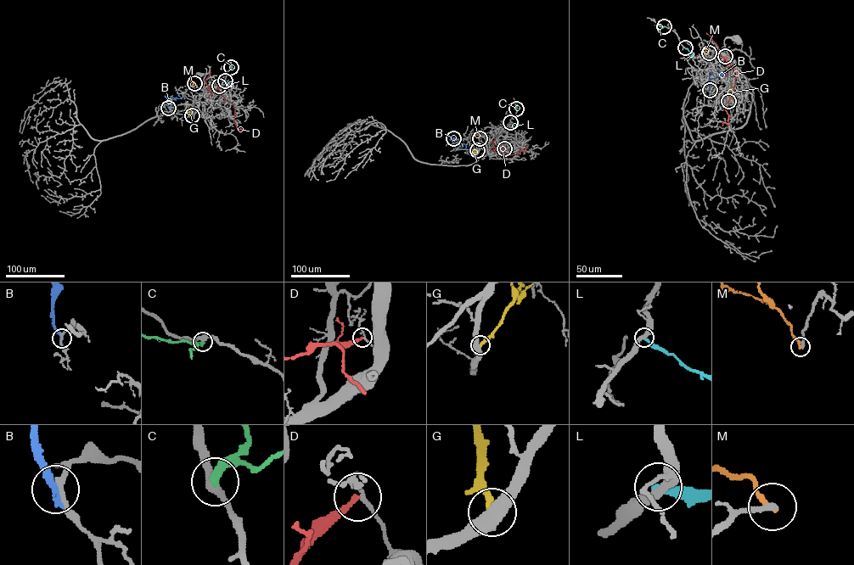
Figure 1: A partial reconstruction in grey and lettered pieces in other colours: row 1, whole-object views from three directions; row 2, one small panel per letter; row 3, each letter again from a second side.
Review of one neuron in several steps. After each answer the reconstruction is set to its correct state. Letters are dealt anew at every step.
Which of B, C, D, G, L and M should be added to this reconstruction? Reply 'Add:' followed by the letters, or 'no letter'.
Add: no letter

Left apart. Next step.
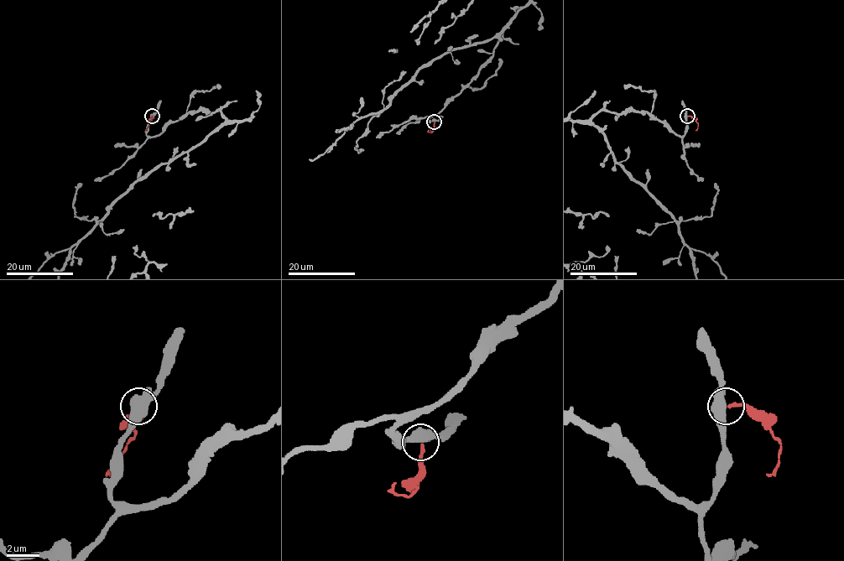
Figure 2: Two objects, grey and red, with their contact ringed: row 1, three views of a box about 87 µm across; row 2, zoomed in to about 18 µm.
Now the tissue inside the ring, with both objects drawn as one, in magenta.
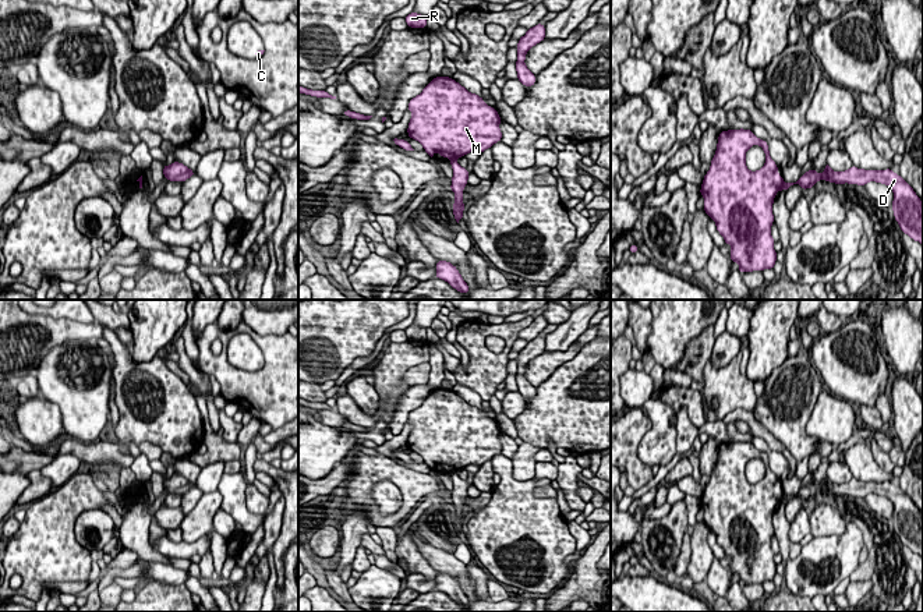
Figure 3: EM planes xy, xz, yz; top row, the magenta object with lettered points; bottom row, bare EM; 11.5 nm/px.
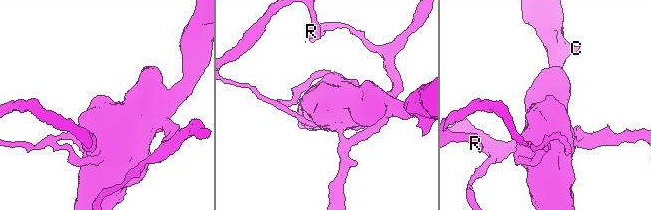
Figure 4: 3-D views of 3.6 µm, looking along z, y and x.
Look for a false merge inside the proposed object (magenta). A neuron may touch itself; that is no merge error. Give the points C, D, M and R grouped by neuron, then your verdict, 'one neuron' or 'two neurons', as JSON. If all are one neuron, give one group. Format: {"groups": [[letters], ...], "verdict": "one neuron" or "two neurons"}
{"groups": [["C", "M"], ["D", "R"]], "verdict": "two neurons"}

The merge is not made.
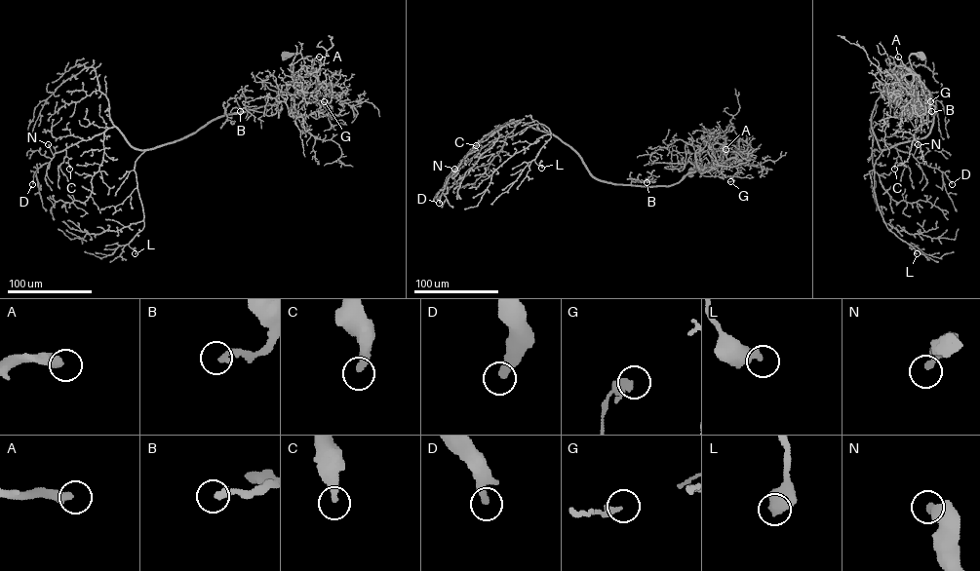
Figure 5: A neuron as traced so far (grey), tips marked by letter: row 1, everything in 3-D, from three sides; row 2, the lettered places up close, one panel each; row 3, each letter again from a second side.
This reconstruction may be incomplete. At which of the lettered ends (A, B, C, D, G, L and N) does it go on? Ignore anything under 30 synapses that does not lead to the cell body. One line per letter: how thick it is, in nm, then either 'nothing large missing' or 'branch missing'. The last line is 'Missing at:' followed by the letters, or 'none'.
A: calibre 360 nm; branch missing
B: calibre 280 nm; nothing large missing
C: calibre 360 nm; nothing large missing
D: calibre 360 nm; nothing large missing
G: calibre 280 nm; nothing large missing
L: calibre 440 nm; nothing large missing
N: calibre 360 nm; nothing large missing
Missing at: A

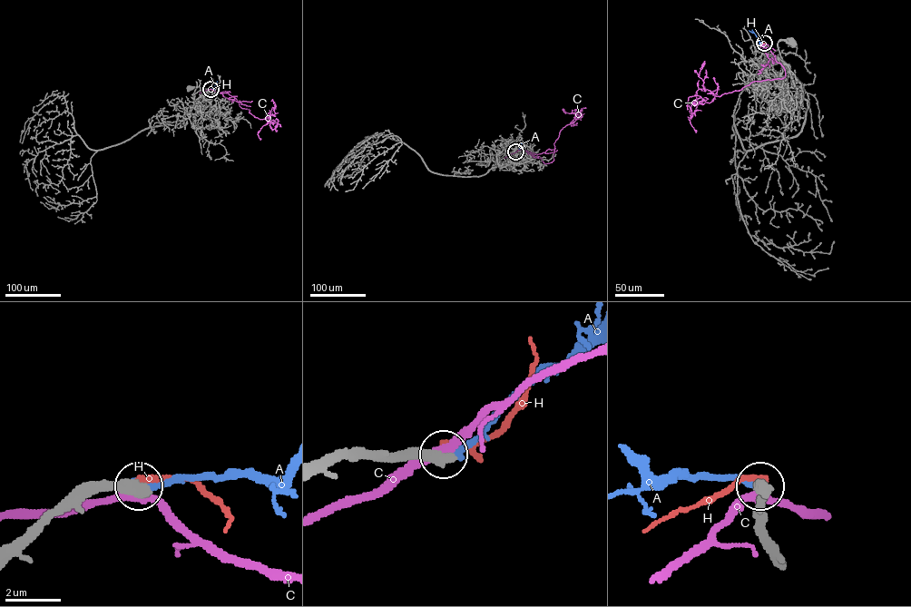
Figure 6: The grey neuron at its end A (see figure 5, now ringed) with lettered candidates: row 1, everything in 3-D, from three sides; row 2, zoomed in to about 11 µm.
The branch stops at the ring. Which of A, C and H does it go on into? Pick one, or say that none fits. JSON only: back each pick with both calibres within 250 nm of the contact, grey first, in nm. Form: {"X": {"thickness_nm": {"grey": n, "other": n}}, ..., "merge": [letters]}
{"A": {"thickness_nm": {"grey": 500, "other": 360}}, "merge": ["A"]}

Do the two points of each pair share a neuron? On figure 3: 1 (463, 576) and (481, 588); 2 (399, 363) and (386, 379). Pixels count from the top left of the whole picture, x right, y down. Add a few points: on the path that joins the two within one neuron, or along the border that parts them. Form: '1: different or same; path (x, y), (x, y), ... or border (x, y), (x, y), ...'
1: different; border (466, 565), (474, 593), (478, 597)
2: same; path (395, 367), (388, 375)

